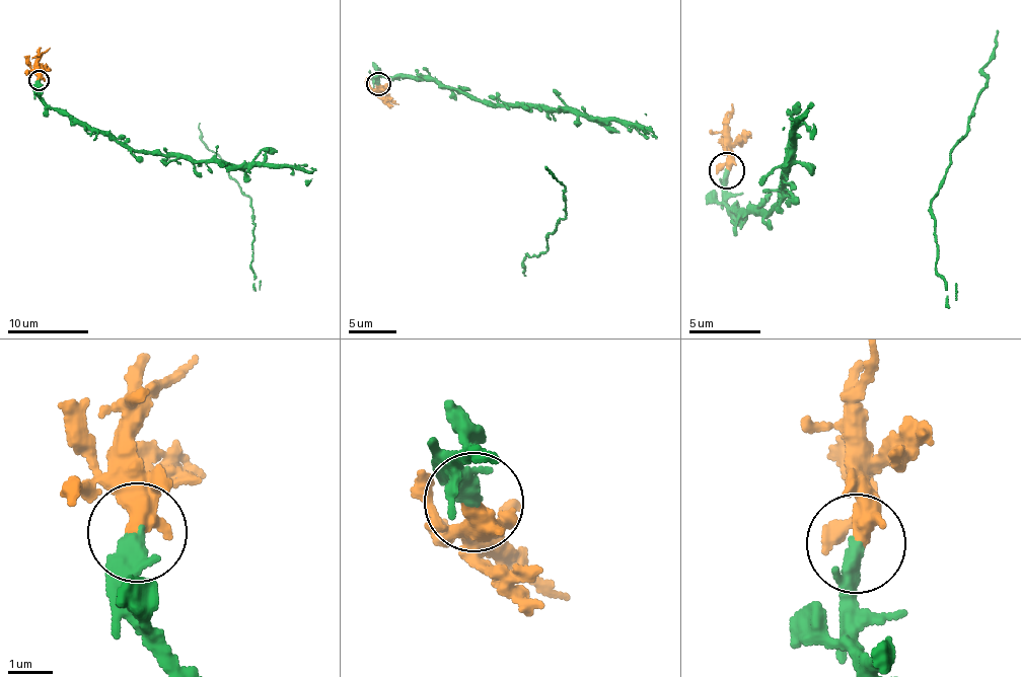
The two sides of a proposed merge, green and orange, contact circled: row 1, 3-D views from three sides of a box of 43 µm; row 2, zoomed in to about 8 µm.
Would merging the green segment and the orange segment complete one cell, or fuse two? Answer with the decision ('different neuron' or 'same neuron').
different neuron

